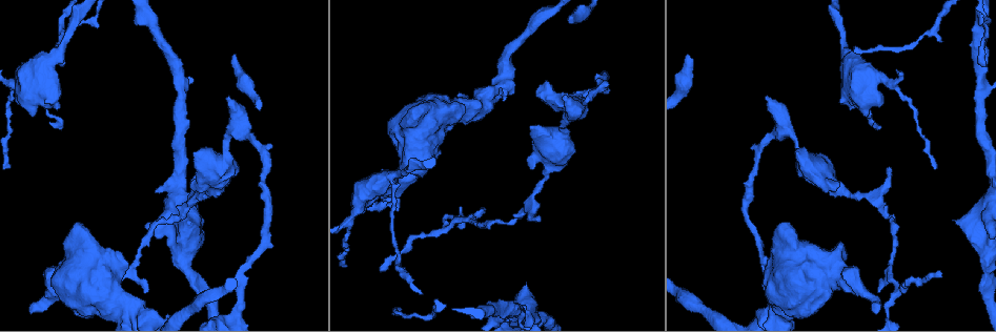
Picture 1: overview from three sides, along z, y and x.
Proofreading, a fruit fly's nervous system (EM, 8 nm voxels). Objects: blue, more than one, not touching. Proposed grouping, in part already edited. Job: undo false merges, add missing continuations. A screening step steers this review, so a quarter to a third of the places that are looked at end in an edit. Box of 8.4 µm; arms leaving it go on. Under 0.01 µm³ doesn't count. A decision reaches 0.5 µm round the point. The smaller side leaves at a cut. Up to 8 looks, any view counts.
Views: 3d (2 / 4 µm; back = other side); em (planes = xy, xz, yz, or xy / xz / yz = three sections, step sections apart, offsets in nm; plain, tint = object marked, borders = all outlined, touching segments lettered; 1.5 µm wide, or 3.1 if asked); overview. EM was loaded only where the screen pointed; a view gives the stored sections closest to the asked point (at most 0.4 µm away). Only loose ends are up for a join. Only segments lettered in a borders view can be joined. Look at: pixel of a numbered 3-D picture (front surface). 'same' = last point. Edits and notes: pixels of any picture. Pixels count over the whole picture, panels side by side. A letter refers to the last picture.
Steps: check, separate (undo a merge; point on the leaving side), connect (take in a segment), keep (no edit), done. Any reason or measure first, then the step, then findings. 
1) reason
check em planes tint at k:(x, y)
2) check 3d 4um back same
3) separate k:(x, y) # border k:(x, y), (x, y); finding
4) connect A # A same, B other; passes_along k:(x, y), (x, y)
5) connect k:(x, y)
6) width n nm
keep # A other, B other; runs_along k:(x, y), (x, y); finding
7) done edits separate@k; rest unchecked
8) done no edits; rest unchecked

branch stops here
check em planes borders at 1:(234, 54)

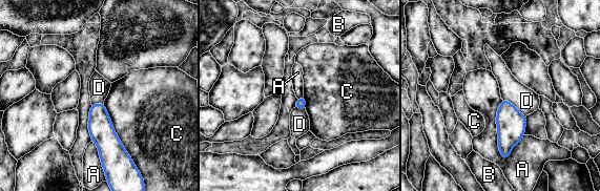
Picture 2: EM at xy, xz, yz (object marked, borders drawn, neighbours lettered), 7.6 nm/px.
keep # A other, B other, C other, D other; border 2:(502, 99), (511, 102), (525, 117); none of them fits

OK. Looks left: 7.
abrupt turn
check 3d 2um at 1:(847, 55)

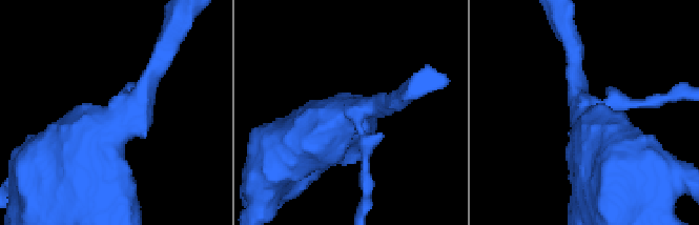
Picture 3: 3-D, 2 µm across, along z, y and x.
arms 3; shape alone is not enough
check em yz step 8 borders at 3:(119, 111)

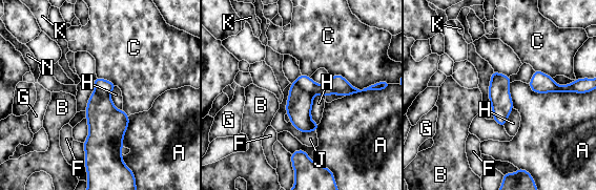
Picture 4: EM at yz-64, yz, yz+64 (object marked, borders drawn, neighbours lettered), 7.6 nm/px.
width 170 nm; longest_contact A 380 nm
separate 4:(300, 103) # A other, B other, C other, F other, G other, H other, J other, K other, N other; a second cell is stuck on

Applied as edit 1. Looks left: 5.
free end
check 3d 4um at 1:(148, 290)

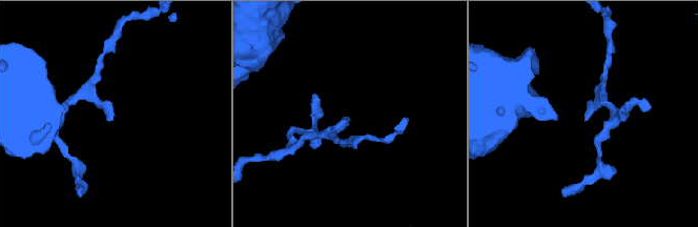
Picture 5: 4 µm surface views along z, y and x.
shape alone is not enough
check em planes borders at 5:(585, 118)

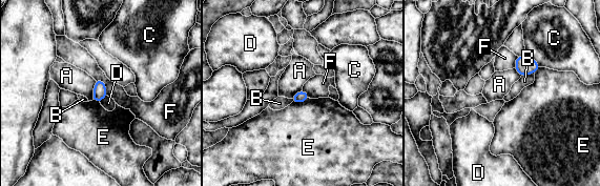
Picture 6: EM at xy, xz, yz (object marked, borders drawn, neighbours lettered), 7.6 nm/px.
longest_contact F 160 nm
keep # A other, B other, C other, D other, E other, F other; border 6:(95, 79), (104, 83), (107, 95); no lettered segment goes on from it

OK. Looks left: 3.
done edits separate@4; rest unchecked

